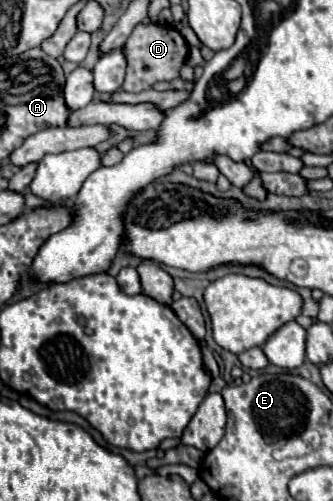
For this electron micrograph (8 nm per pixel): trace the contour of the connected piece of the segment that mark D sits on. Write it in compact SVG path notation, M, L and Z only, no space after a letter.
M140 24L140 26L134 28L128 42L124 44L124 52L126 52L126 58L128 58L124 90L126 92L142 92L142 90L150 88L154 82L178 78L180 66L188 58L188 44L180 36L180 32L174 30L172 26Z

